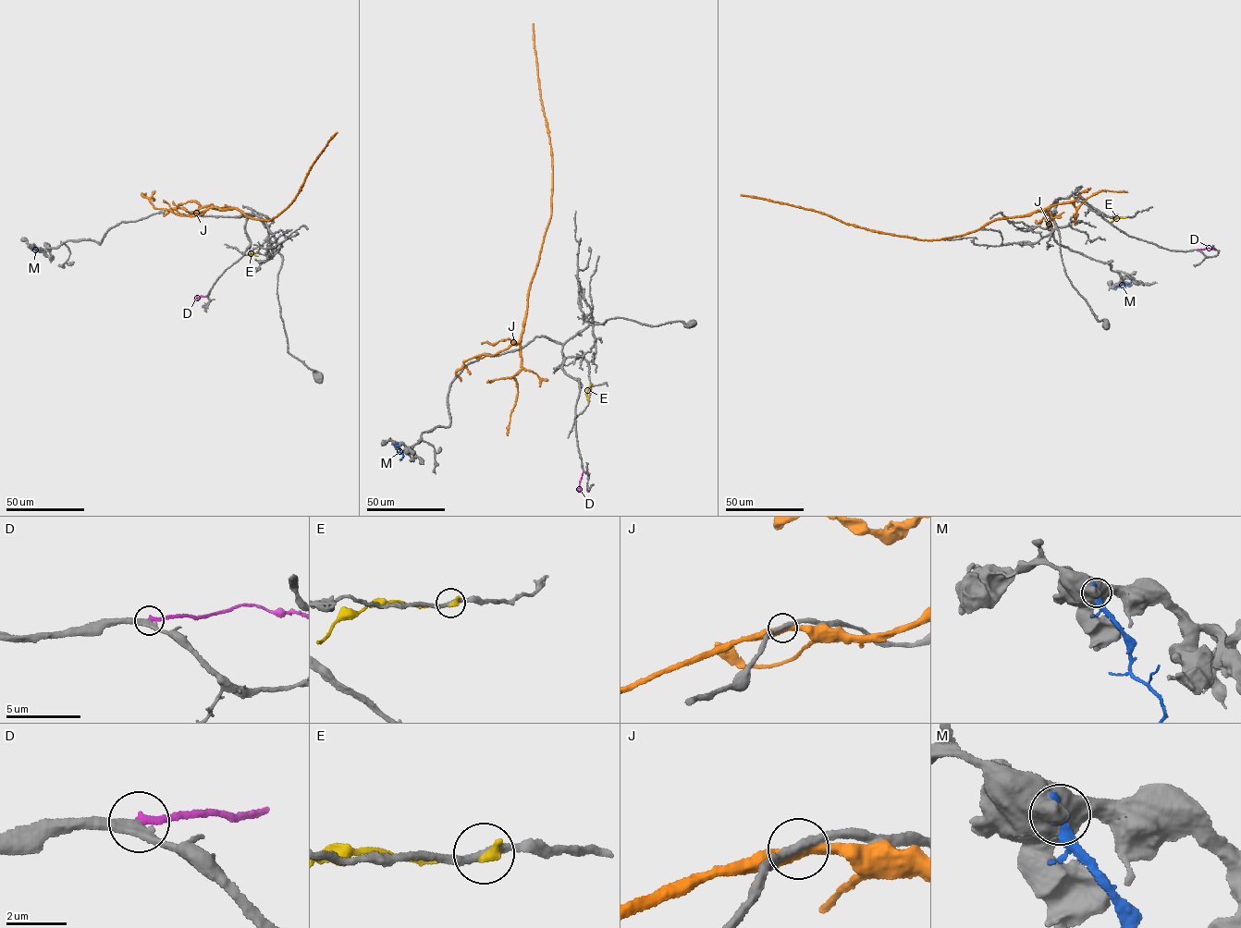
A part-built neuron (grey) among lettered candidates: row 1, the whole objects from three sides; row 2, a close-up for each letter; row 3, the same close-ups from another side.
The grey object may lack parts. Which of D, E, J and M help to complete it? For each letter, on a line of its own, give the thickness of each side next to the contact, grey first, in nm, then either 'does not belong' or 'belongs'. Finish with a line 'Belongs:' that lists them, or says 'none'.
D: 320 nm thick on the grey side, 240 nm on the other; belongs
E: 240 nm thick on the grey side, 380 nm on the other; does not belong
J: 280 nm thick on the grey side, 380 nm on the other; does not belong
M: 700 nm thick on the grey side, 340 nm on the other; does not belong
Belongs: D

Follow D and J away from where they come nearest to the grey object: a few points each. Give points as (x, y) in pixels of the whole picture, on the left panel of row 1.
D: (207, 296), (196, 298)
J: (166, 210), (190, 216), (211, 207), (236, 207), (252, 218), (269, 220), (292, 202), (313, 163), (337, 132)

